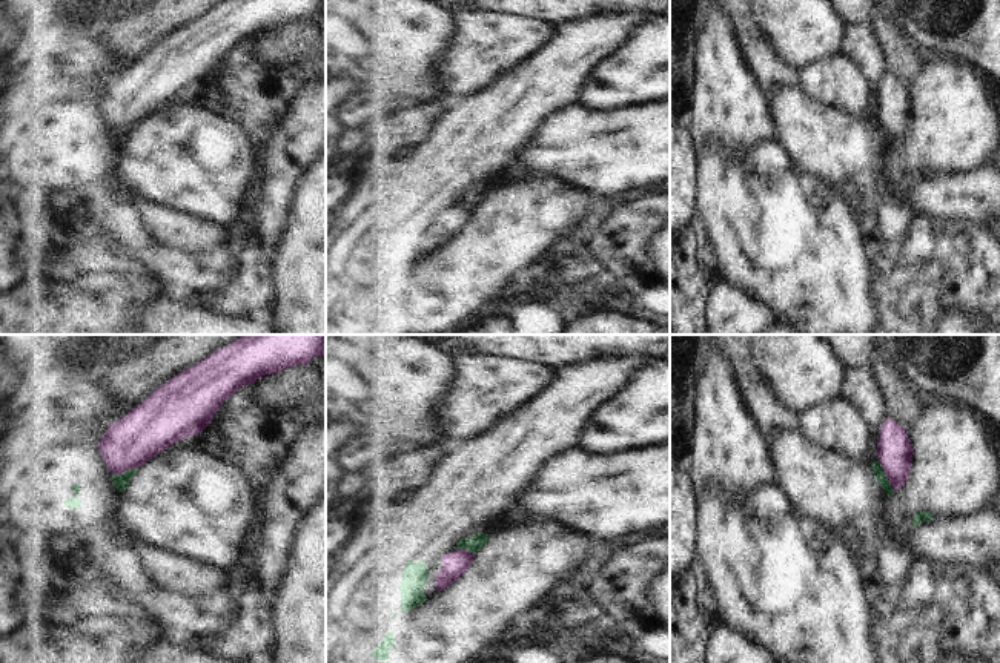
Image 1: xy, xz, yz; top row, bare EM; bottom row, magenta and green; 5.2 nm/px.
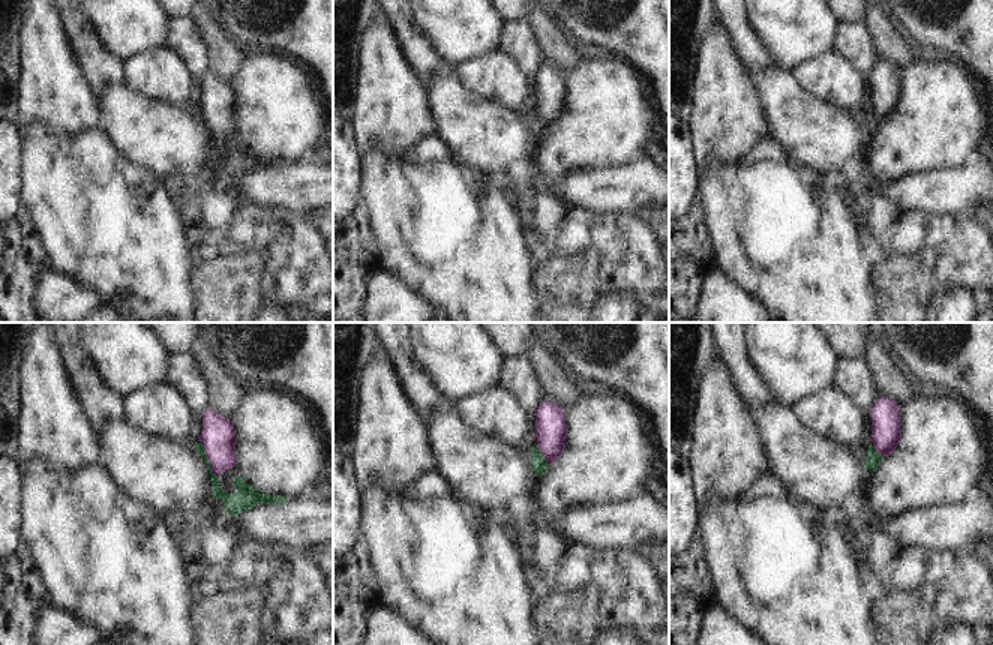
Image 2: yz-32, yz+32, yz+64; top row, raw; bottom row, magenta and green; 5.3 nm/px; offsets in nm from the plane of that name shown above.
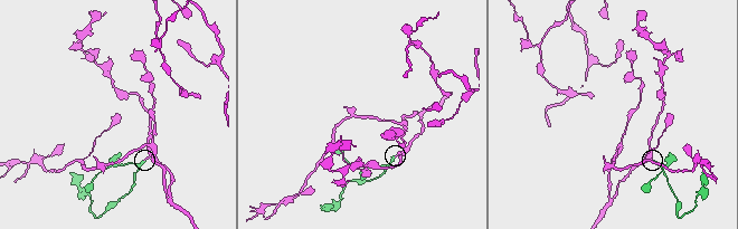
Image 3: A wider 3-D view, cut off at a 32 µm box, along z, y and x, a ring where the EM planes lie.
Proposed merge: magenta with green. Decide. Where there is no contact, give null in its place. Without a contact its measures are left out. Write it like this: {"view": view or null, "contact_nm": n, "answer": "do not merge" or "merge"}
{"view": "yz", "contact_nm": 190, "answer": "merge"}

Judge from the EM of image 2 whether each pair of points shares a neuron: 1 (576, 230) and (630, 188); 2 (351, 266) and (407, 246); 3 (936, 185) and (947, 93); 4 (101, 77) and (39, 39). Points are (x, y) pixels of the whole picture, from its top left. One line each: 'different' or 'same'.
1: different
2: different
3: different
4: different

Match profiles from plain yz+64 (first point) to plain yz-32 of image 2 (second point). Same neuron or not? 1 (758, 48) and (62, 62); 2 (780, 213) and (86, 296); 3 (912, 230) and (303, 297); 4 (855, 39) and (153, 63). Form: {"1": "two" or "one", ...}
{"1": "two", "2": "two", "3": "one", "4": "two"}

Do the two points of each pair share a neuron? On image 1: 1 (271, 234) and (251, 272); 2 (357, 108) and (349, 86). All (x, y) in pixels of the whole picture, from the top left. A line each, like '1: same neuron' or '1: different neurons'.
1: same neuron
2: different neurons

